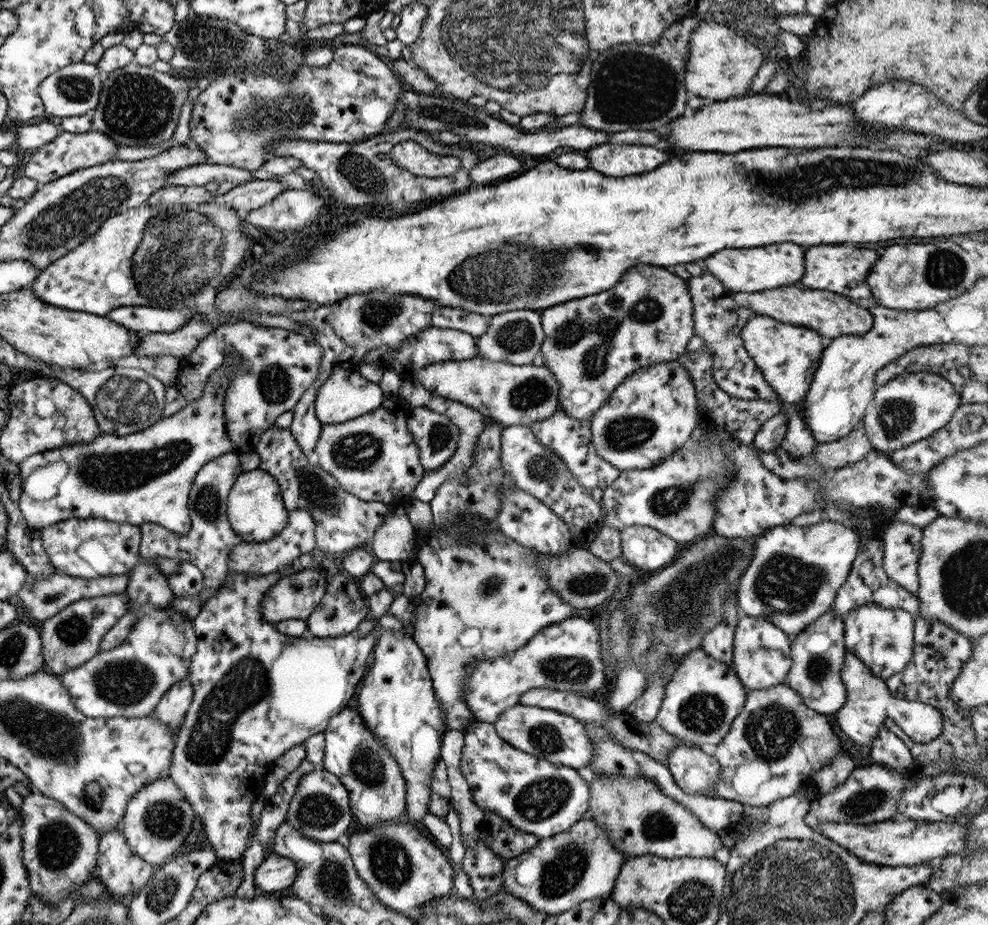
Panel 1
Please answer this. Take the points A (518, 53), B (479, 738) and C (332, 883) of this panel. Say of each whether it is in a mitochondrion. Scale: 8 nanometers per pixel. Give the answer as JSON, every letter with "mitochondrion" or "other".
{"A":"mitochondrion","B":"other","C":"mitochondrion"}

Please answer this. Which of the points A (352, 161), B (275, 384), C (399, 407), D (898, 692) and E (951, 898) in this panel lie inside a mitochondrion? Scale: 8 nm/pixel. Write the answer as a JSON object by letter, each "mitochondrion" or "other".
{"A":"mitochondrion","B":"mitochondrion","C":"other","D":"other","E":"other"}

